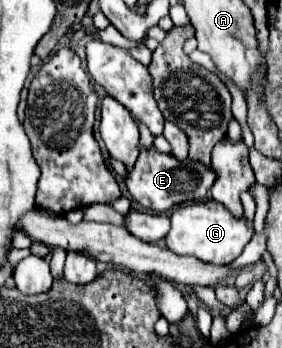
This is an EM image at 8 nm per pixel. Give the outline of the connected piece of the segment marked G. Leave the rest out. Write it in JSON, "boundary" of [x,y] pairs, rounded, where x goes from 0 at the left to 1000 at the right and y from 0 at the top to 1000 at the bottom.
{"boundary":[[[741,572],[628,595],[606,612],[606,664],[585,681],[585,704],[628,733],[684,733],[706,750],[748,761],[812,761],[833,739],[855,733],[890,675],[897,670],[876,658],[869,629],[826,624],[784,583]]]}

